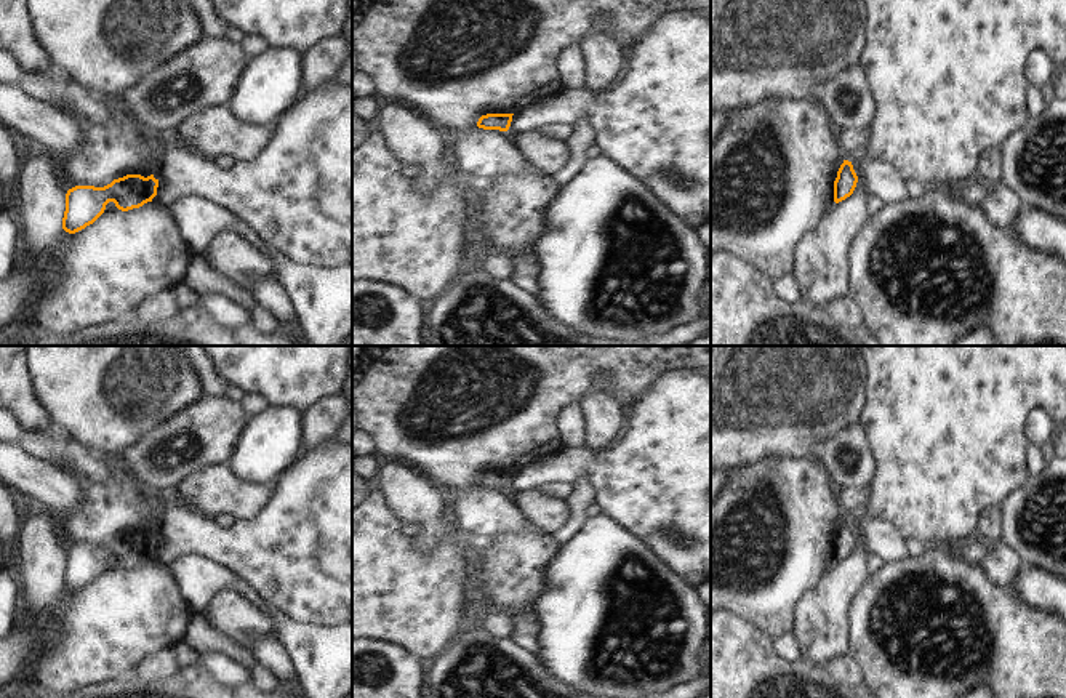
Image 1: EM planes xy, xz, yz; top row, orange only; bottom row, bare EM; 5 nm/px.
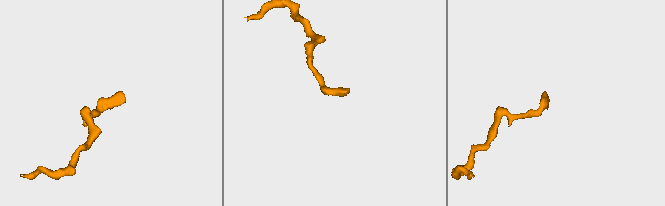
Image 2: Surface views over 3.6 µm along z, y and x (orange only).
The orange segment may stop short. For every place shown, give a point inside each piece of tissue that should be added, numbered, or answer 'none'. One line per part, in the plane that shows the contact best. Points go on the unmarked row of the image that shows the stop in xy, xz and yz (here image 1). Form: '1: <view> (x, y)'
none

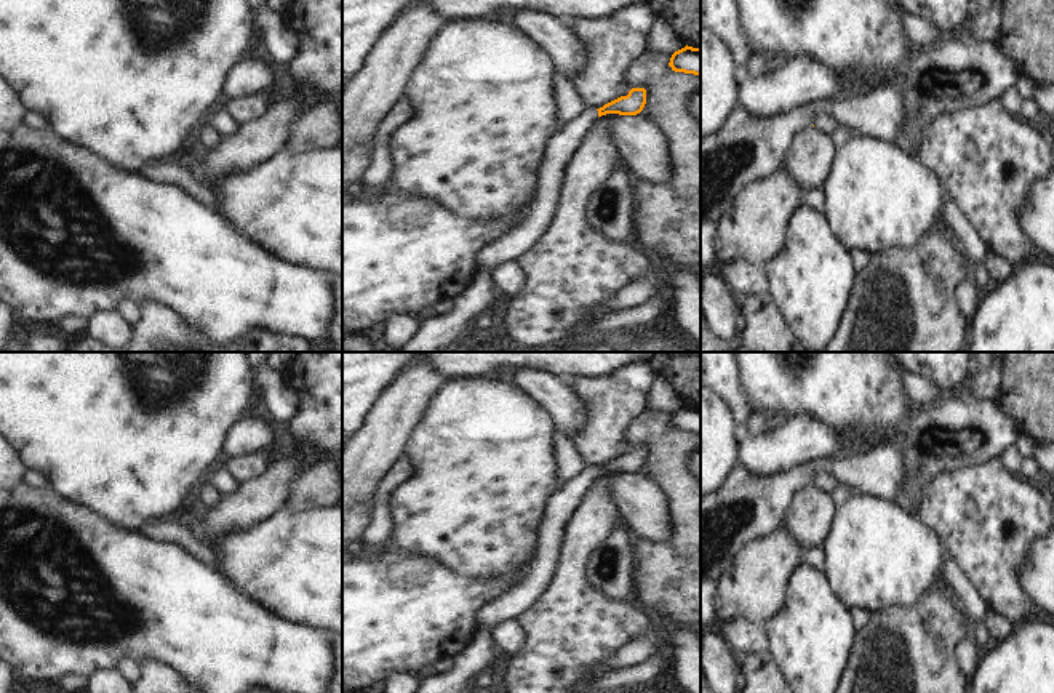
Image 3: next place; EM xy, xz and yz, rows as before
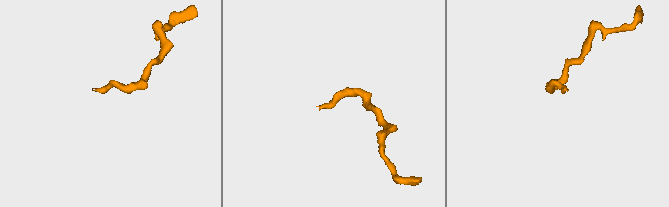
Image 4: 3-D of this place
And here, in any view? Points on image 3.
1: xz (475, 656)

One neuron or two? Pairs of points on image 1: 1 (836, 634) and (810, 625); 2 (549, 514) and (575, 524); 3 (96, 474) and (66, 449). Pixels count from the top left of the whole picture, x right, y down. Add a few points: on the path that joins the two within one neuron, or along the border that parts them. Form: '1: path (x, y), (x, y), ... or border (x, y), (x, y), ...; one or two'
1: path (829, 634), (817, 625); one
2: border (565, 500), (567, 521), (548, 537); two
3: path (88, 466), (74, 457); one

